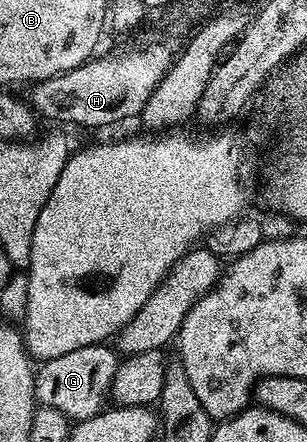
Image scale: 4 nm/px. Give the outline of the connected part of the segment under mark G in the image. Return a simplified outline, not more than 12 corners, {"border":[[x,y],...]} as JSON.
{"border":[[75,348],[42,361],[36,401],[74,423],[110,401],[118,351]]}

